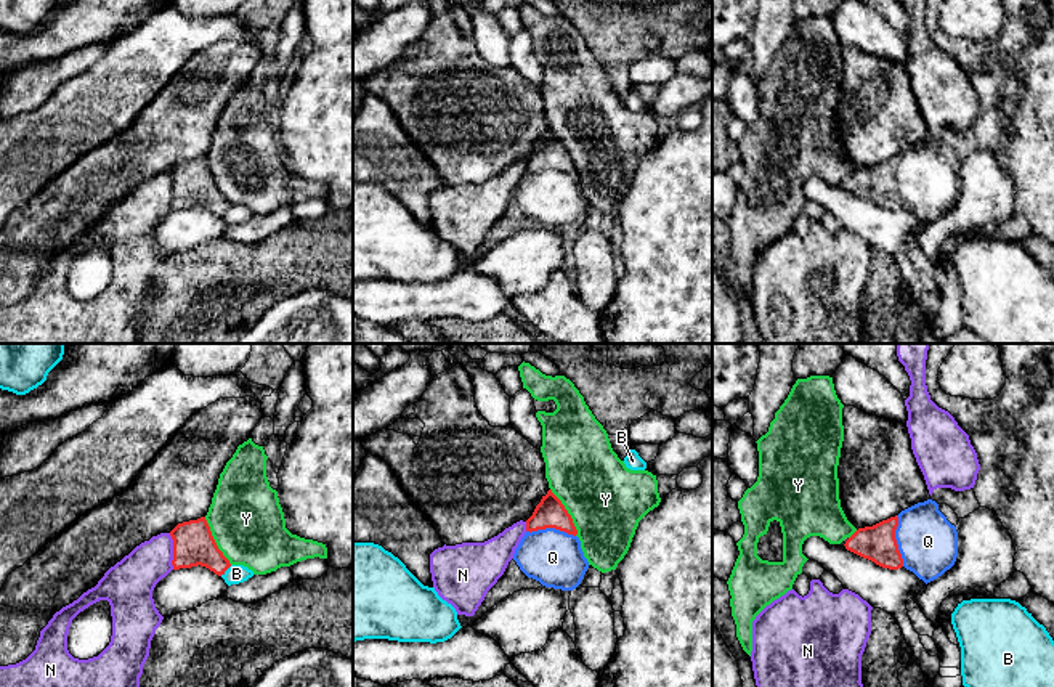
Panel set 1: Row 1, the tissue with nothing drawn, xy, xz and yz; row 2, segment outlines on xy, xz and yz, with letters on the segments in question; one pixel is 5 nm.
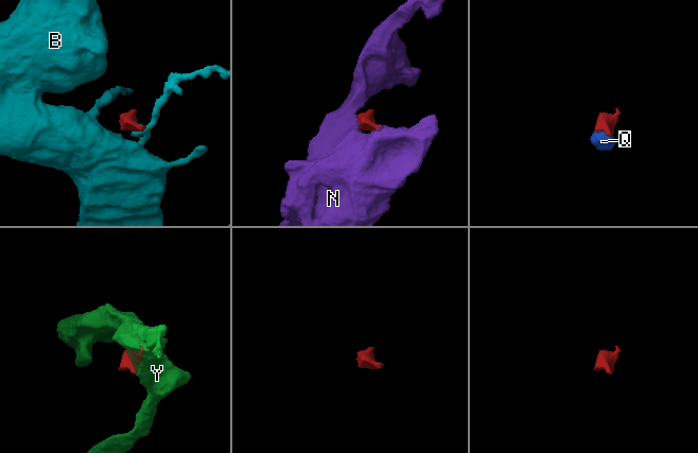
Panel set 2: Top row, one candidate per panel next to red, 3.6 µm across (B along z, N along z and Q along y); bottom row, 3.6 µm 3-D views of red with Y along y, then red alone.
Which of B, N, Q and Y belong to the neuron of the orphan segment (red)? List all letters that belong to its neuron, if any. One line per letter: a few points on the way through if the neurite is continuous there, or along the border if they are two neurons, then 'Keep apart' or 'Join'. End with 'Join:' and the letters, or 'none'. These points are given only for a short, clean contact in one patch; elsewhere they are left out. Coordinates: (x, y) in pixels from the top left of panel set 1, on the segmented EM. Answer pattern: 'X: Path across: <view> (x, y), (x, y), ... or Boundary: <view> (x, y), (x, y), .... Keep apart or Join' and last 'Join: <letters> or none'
B: Boundary: xy (231, 565), (220, 575). Keep apart
N: Boundary: xy (169, 533), (174, 569). Keep apart
Q: Path across: yz (876, 543), (895, 541), (928, 541). Join
Y: Boundary: xy (204, 517), (217, 548), (231, 564). Keep apart
Join: Q

